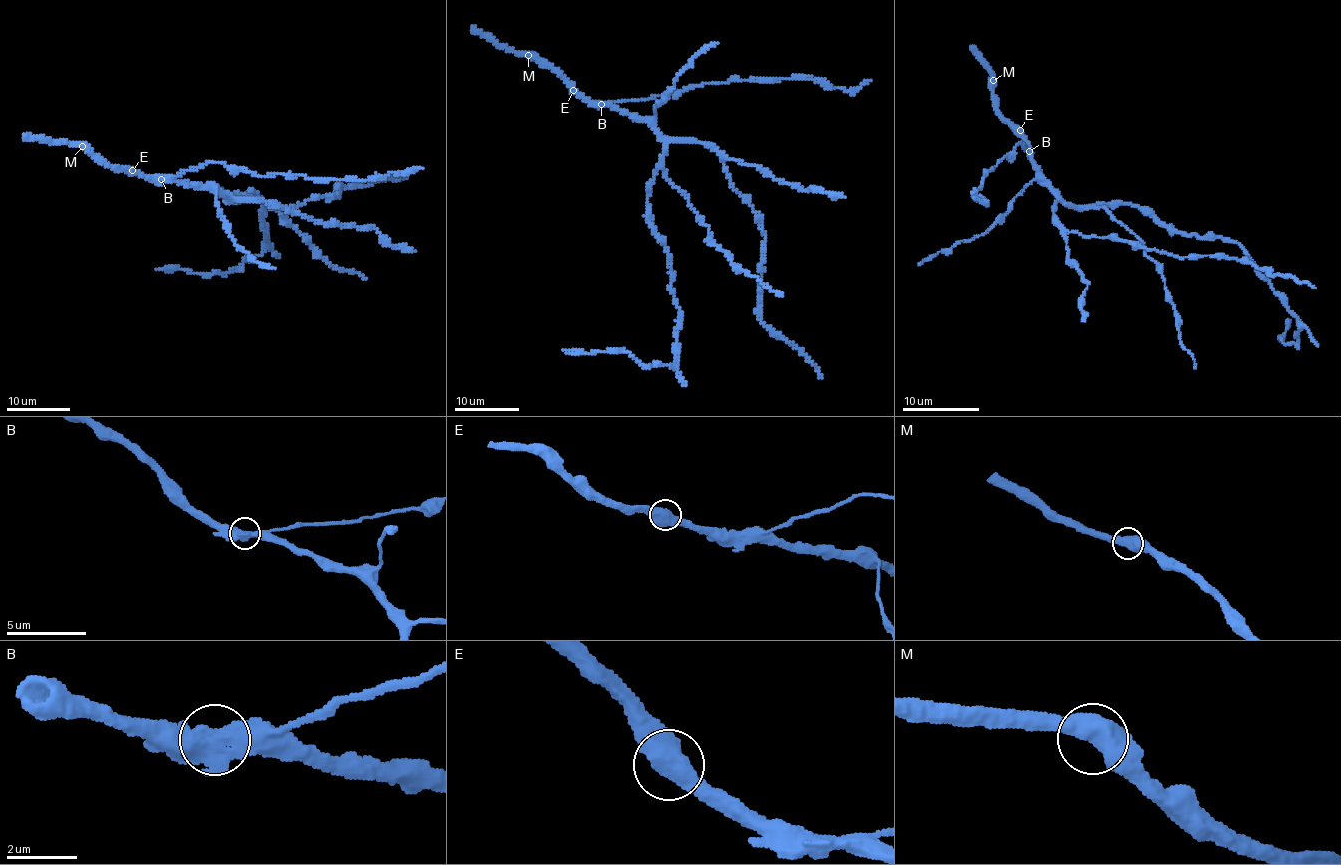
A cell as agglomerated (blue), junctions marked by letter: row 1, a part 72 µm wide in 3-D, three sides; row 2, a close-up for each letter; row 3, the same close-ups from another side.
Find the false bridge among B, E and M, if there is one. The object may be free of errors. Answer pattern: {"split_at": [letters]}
{"split_at": []}

